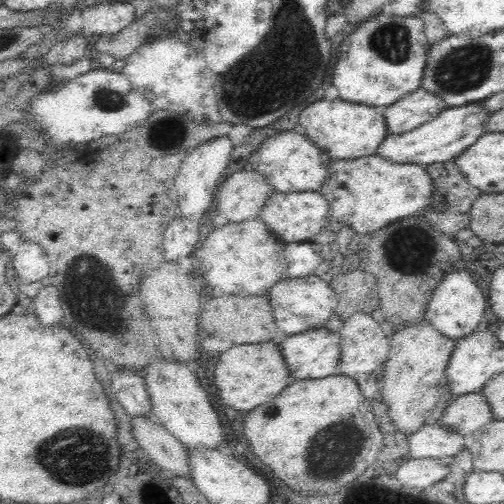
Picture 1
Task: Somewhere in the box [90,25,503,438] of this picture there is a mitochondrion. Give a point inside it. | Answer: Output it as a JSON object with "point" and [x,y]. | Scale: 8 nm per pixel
{"point":[466,68]}

